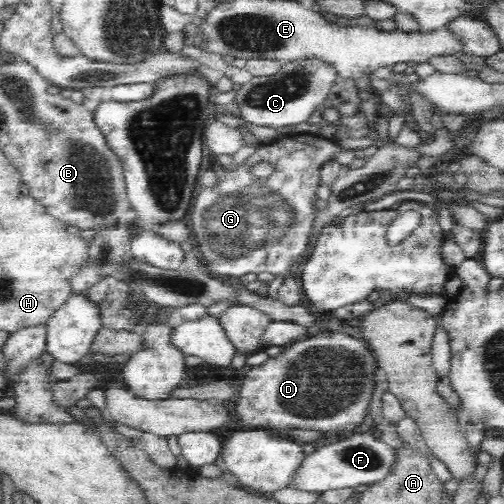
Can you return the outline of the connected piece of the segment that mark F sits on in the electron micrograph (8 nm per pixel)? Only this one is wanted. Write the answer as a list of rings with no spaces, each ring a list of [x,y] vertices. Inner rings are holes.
[[[362,429],[362,434],[354,434],[354,436],[350,436],[350,438],[346,438],[346,440],[342,440],[342,442],[336,442],[336,444],[328,444],[328,446],[322,446],[322,448],[316,448],[309,456],[304,456],[303,460],[300,462],[298,468],[295,469],[295,472],[292,473],[291,480],[288,481],[288,487],[292,487],[292,489],[301,490],[301,492],[314,492],[314,493],[322,493],[327,492],[327,490],[340,490],[340,488],[356,488],[360,485],[373,484],[375,481],[382,480],[383,477],[386,477],[388,473],[391,472],[391,464],[392,457],[394,457],[394,452],[392,448],[388,448],[386,444],[382,444],[382,442],[378,442],[375,436],[371,434],[364,434],[364,429]]]

